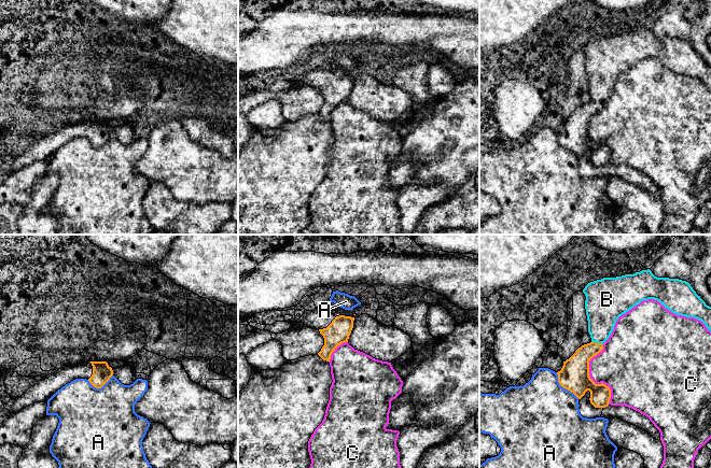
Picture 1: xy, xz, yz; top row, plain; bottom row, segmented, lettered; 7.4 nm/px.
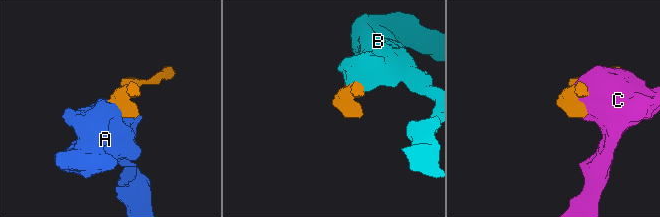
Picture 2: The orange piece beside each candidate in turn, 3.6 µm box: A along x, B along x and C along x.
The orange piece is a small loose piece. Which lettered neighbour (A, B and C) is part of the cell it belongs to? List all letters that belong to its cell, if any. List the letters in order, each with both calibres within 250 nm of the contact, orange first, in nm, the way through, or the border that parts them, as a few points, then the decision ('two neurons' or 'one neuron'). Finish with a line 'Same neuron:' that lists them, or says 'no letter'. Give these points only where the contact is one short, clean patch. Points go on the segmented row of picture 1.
A: 220/500 nm | along yz (556, 372), (558, 382), (579, 398) | two neurons
B: 200/240 nm | two neurons
C: 220/360 nm | two neurons
Same neuron: no letter

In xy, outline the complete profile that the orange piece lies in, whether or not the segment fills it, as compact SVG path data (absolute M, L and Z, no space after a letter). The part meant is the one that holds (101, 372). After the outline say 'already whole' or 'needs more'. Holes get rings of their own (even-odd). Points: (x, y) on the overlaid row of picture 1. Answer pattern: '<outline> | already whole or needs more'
M86 361L66 366L43 377L20 397L11 398L5 409L12 414L36 402L47 401L58 389L75 379L86 379L94 387L101 388L112 375L113 370L107 361Z | needs more

